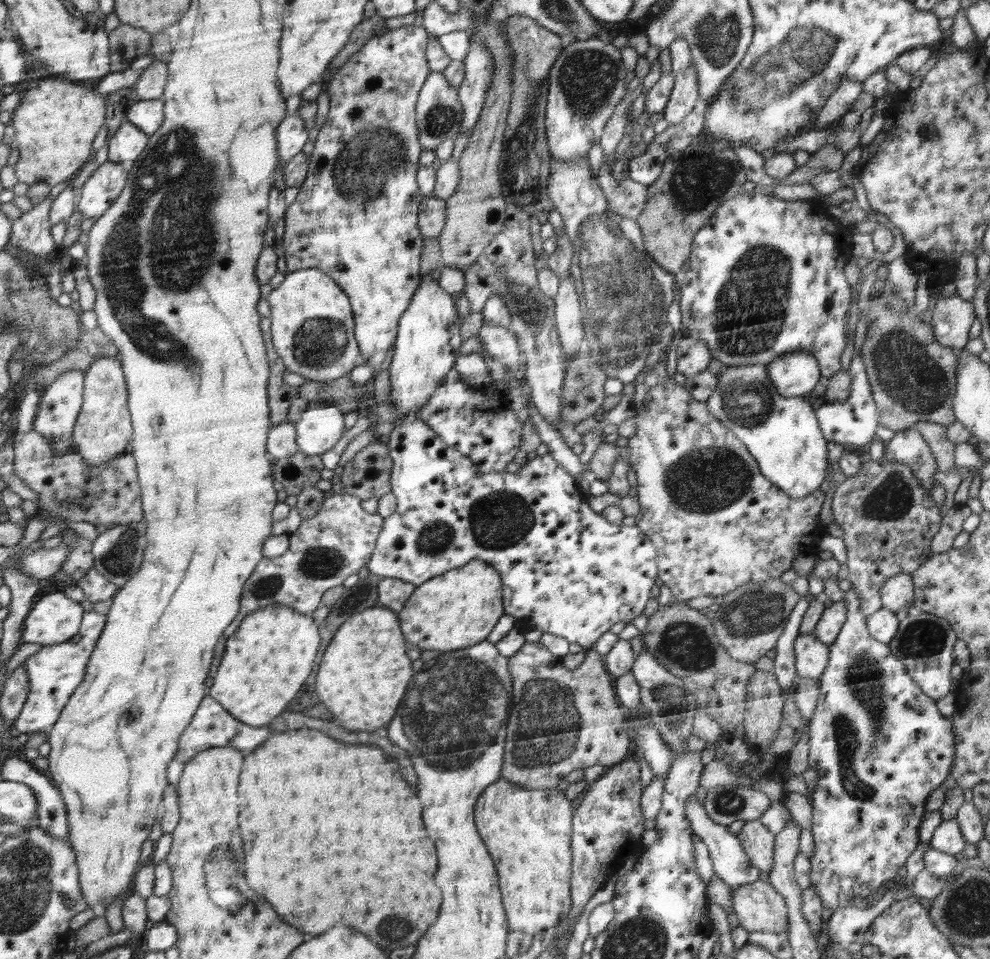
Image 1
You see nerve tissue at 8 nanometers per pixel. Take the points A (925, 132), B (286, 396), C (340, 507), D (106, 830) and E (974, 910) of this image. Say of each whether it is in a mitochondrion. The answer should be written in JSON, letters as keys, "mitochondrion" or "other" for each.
{"A":"other","B":"other","C":"other","D":"other","E":"mitochondrion"}

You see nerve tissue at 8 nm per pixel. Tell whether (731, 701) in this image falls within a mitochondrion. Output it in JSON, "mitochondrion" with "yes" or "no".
{"mitochondrion":"no"}

